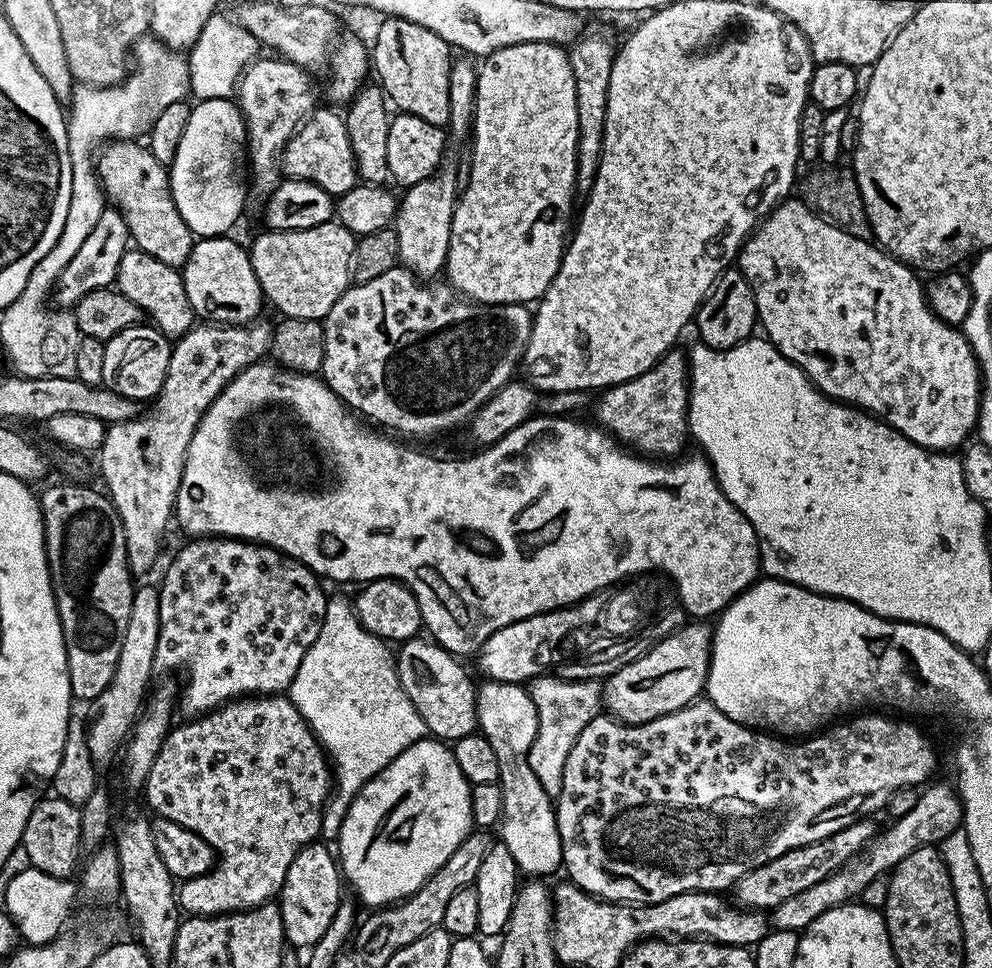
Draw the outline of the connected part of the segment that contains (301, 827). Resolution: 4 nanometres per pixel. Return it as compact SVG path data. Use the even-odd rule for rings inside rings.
M251 695L231 701L215 712L207 713L199 718L180 722L168 733L166 742L162 742L162 750L158 750L158 758L154 758L154 766L150 770L150 778L146 778L142 795L148 799L156 816L166 818L194 834L198 834L212 847L213 853L218 857L218 863L211 872L198 878L183 881L178 888L178 903L185 913L194 916L226 916L229 912L242 912L245 908L257 908L260 904L275 901L284 885L286 870L290 870L290 862L305 848L320 836L322 814L324 806L328 803L329 795L334 787L334 772L330 767L329 757L320 746L311 726L300 716L300 711L292 705L287 695L275 696Z

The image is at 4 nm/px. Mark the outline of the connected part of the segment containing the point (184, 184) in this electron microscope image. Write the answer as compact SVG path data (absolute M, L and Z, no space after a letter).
M210 98L192 104L190 122L186 122L186 130L182 133L182 142L178 142L178 154L174 154L174 162L170 165L169 184L172 187L173 198L176 200L178 213L189 226L196 238L207 238L210 236L222 236L231 233L231 228L235 226L236 219L244 212L244 192L246 196L246 161L248 160L248 127L244 124L244 115L240 113L240 105L235 99Z

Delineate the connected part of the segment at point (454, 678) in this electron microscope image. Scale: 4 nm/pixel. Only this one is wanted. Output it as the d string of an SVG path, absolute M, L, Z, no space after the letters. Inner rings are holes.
M431 638L405 640L399 648L396 669L400 675L400 681L410 702L414 702L418 714L422 714L422 722L426 722L429 733L435 739L445 742L455 742L473 735L478 728L476 722L477 685L472 684L467 670L460 665L463 663Z

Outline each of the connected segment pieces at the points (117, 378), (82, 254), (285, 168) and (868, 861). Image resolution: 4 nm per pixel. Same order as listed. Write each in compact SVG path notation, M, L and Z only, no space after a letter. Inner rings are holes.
M144 322L114 334L114 338L110 338L104 346L106 359L102 366L103 387L137 402L151 401L159 396L164 385L172 346L173 341L169 337Z
M105 206L102 210L102 218L98 218L94 230L90 230L86 242L82 242L78 254L74 254L74 258L70 258L66 270L62 270L62 274L56 279L56 286L51 294L54 304L56 300L55 307L60 310L75 309L77 302L86 298L86 294L90 294L90 290L113 287L124 253L129 251L129 248L130 237L126 218L120 213L119 208Z
M317 107L292 135L290 142L284 147L282 172L285 177L293 180L314 182L314 186L322 186L322 190L339 198L358 183L356 159L350 146L347 119L341 113L339 116L335 107L327 107Z
M929 783L921 791L918 806L914 806L914 810L910 810L910 814L895 817L891 821L892 825L885 832L883 829L875 840L871 840L852 859L850 864L842 866L834 874L830 874L830 878L822 878L822 882L794 894L794 898L786 898L786 902L771 909L771 927L791 932L800 932L808 928L810 922L814 922L814 918L822 918L822 914L826 914L826 910L839 904L855 901L860 892L866 890L866 886L870 882L874 882L874 878L891 873L892 869L898 866L898 862L902 862L902 858L914 854L914 850L938 846L950 834L961 831L964 822L964 806L960 803L959 791L953 785L951 788L948 784L931 784Z

